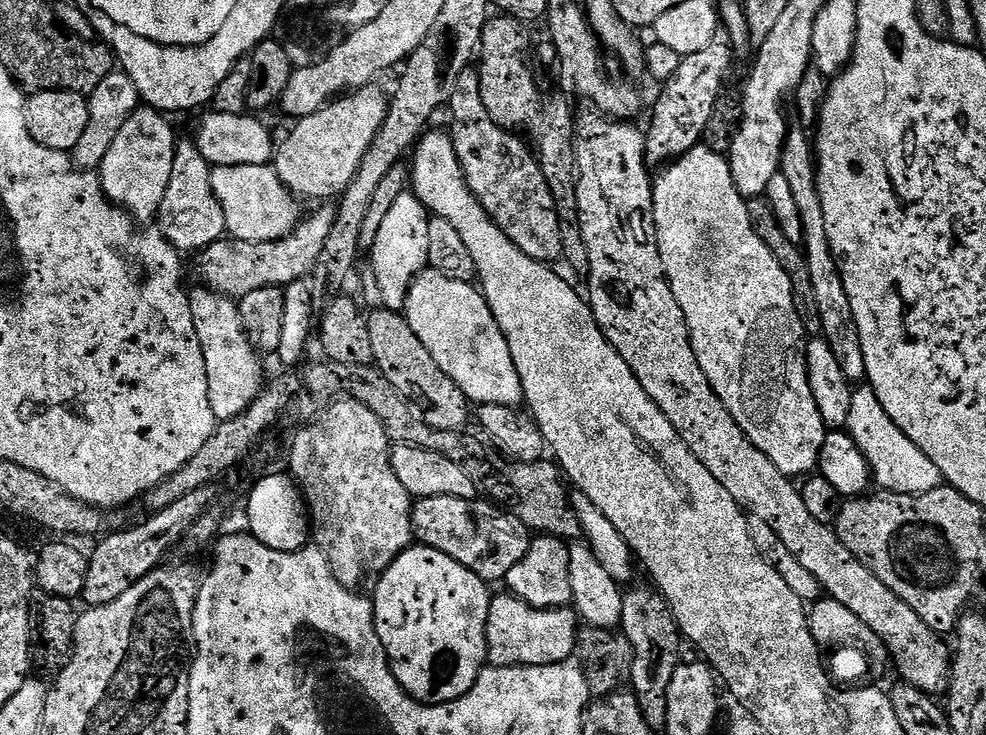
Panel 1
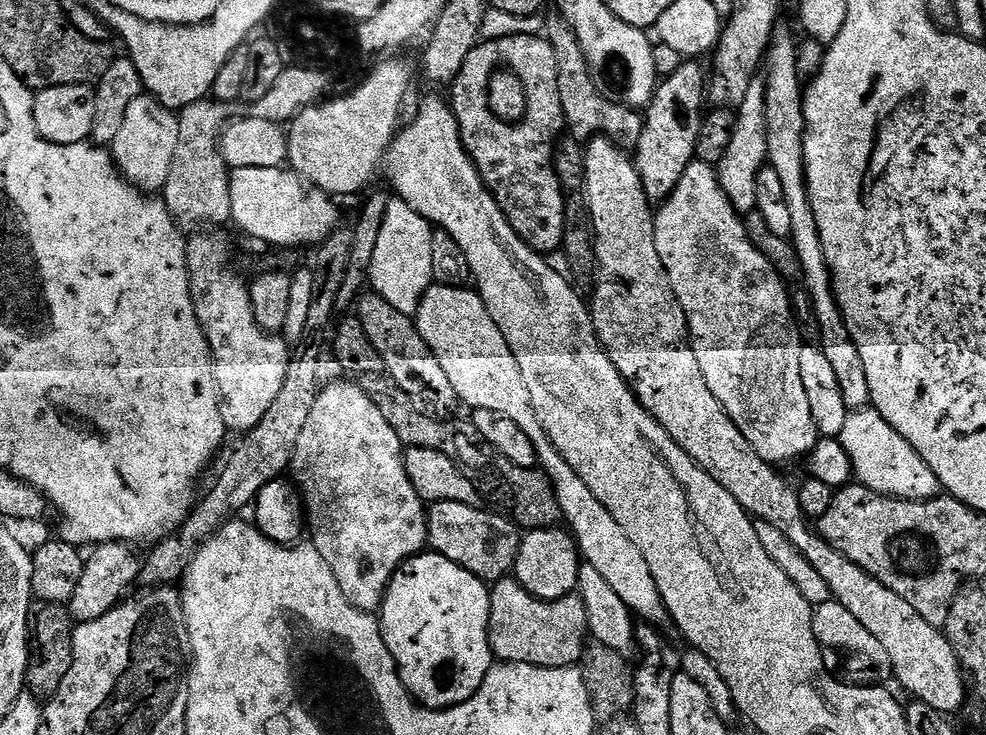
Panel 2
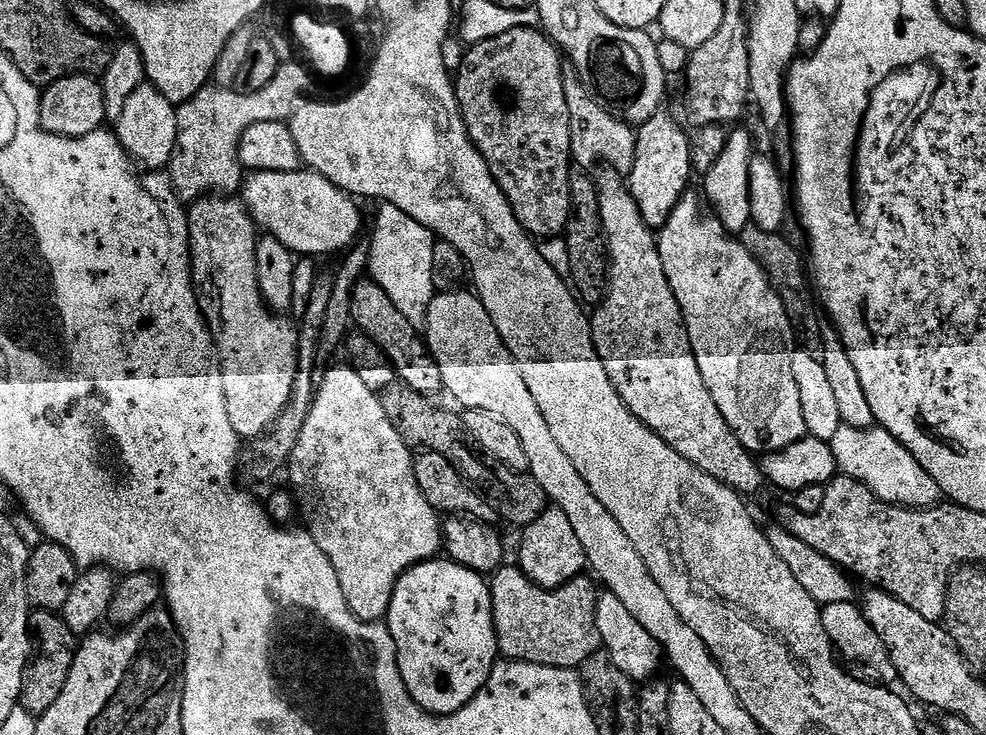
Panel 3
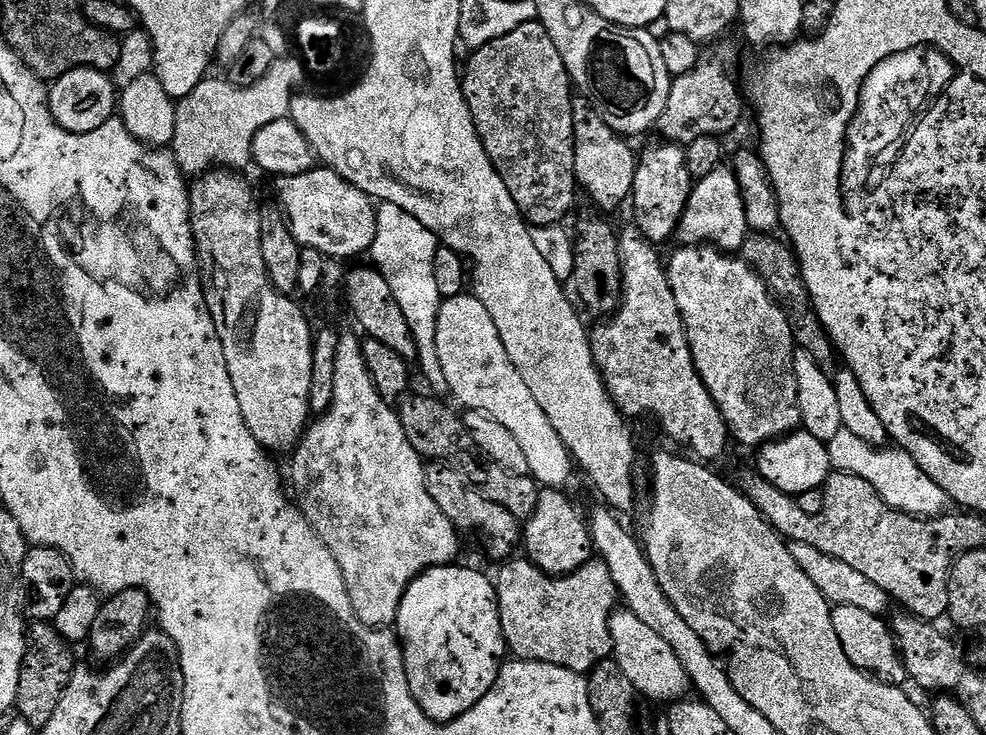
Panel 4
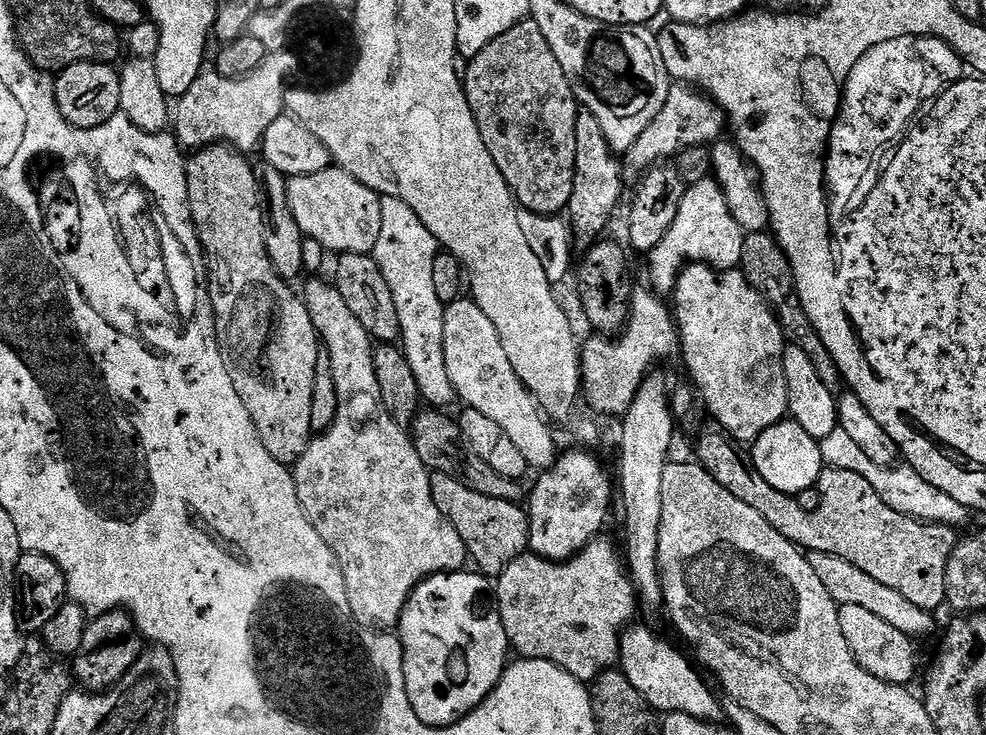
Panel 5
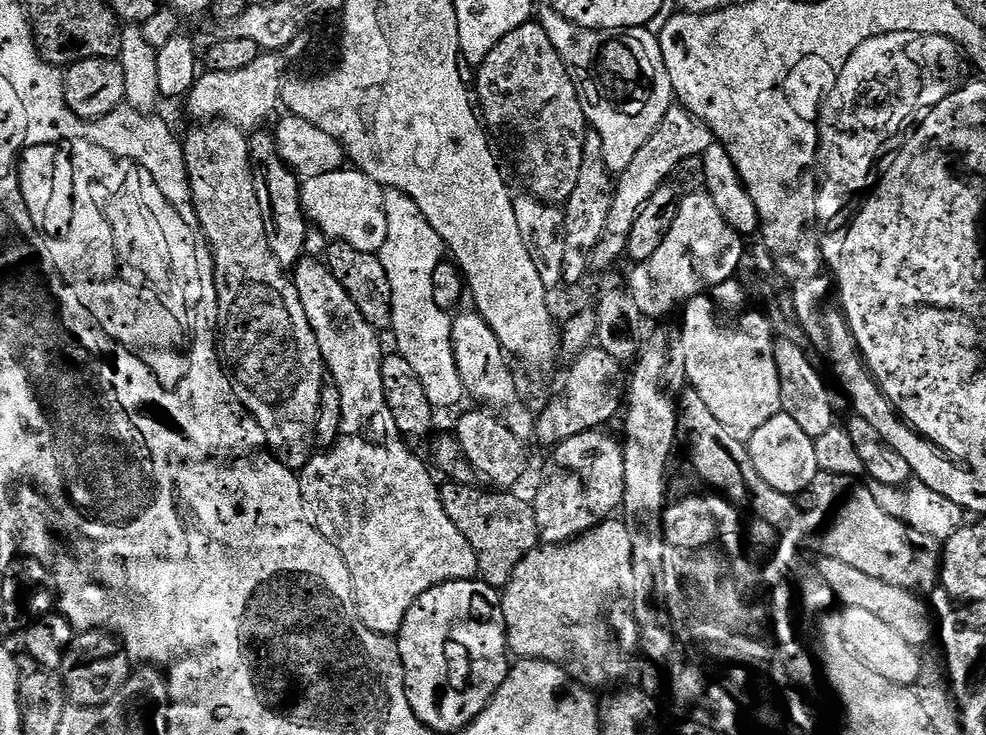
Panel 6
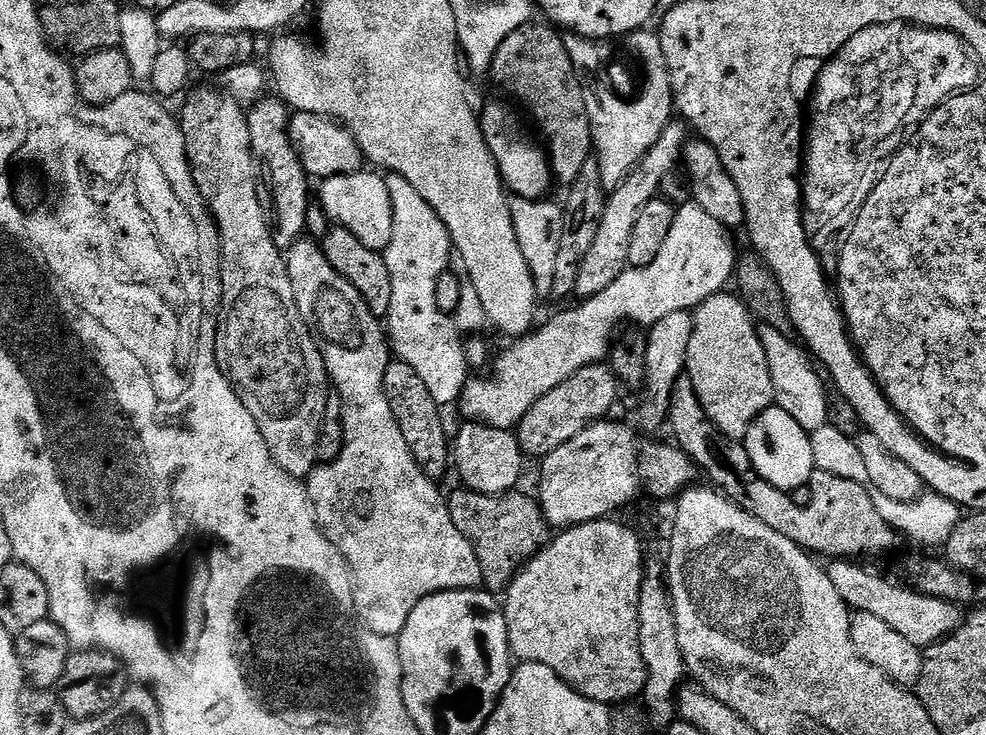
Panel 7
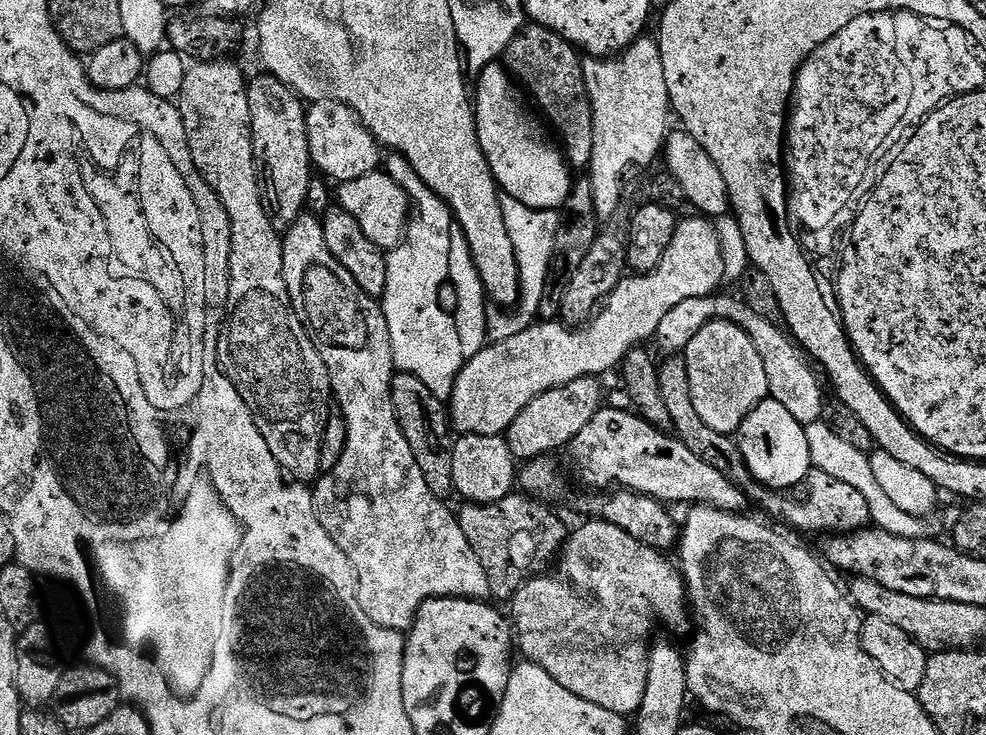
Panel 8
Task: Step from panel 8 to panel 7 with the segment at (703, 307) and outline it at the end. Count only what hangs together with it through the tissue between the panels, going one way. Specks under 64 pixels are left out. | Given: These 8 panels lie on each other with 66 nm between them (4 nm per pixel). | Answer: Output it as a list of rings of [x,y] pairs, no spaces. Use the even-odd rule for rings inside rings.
[[[692,312],[669,314],[668,317],[662,318],[662,322],[653,324],[647,329],[646,378],[642,389],[645,400],[644,405],[640,408],[641,425],[639,424],[645,433],[646,431],[656,432],[660,427],[665,427],[670,398],[674,394],[674,382],[678,382],[678,378],[685,375],[686,372],[693,319]],[[761,327],[759,333],[762,346],[766,350],[766,358],[770,362],[770,374],[776,391],[775,403],[782,410],[786,410],[786,414],[790,414],[790,418],[794,418],[794,422],[798,422],[798,426],[802,426],[802,430],[808,433],[827,424],[830,392],[817,365],[810,359],[809,353],[787,331]]]

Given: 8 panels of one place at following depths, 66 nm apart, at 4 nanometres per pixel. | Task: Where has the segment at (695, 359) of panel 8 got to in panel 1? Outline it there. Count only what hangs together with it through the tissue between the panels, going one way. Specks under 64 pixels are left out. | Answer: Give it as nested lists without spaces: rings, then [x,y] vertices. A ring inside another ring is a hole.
[[[697,146],[671,161],[661,172],[664,173],[660,177],[657,175],[652,185],[651,218],[652,223],[656,225],[656,245],[658,254],[662,258],[664,277],[668,280],[674,298],[678,298],[678,306],[682,306],[682,314],[686,318],[688,336],[692,340],[692,349],[698,358],[698,366],[702,366],[702,374],[706,374],[714,394],[718,394],[722,406],[730,410],[730,418],[738,422],[746,438],[750,438],[750,442],[754,442],[754,446],[758,446],[758,450],[762,450],[762,454],[766,454],[766,458],[770,458],[770,462],[774,462],[774,466],[778,466],[782,474],[786,474],[789,478],[807,477],[817,471],[822,446],[829,434],[829,429],[822,422],[822,414],[818,414],[818,402],[814,402],[814,394],[810,390],[808,363],[806,362],[809,337],[806,335],[804,318],[800,314],[800,309],[796,307],[796,295],[792,289],[790,274],[786,274],[786,270],[782,270],[782,262],[778,262],[778,258],[770,254],[770,246],[766,246],[766,242],[758,238],[750,222],[748,200],[738,190],[738,186],[734,186],[734,178],[730,174],[730,166],[725,153],[716,152],[707,146]]]

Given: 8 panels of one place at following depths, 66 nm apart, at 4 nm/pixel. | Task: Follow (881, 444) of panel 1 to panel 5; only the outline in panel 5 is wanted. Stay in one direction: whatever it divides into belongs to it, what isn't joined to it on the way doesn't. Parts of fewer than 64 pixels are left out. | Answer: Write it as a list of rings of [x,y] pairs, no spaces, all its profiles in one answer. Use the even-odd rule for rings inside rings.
[[[838,426],[834,434],[826,434],[826,438],[820,441],[820,449],[827,467],[854,470],[854,474],[862,474],[862,478],[866,478],[866,482],[874,486],[878,498],[882,498],[882,502],[886,502],[890,510],[898,510],[898,514],[906,514],[926,524],[947,524],[957,530],[963,529],[963,524],[970,516],[969,508],[962,506],[962,502],[954,502],[950,494],[942,494],[942,490],[930,486],[930,482],[926,482],[926,478],[922,478],[922,474],[918,474],[912,468],[907,466],[883,468],[870,462],[865,452],[847,436],[846,430]]]

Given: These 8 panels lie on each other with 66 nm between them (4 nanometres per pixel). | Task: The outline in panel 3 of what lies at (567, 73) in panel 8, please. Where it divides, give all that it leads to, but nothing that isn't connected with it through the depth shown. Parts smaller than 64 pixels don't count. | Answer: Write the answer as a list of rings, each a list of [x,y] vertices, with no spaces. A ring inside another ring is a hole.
[[[539,27],[510,29],[497,37],[486,38],[480,44],[471,45],[467,51],[460,69],[454,72],[456,97],[466,122],[466,130],[490,166],[490,174],[494,174],[502,194],[506,194],[508,205],[514,210],[524,231],[533,238],[559,237],[568,227],[572,213],[574,179],[570,150],[570,109],[566,106],[564,85],[566,64],[562,53]],[[500,91],[508,92],[512,99],[509,108],[504,105]]]

